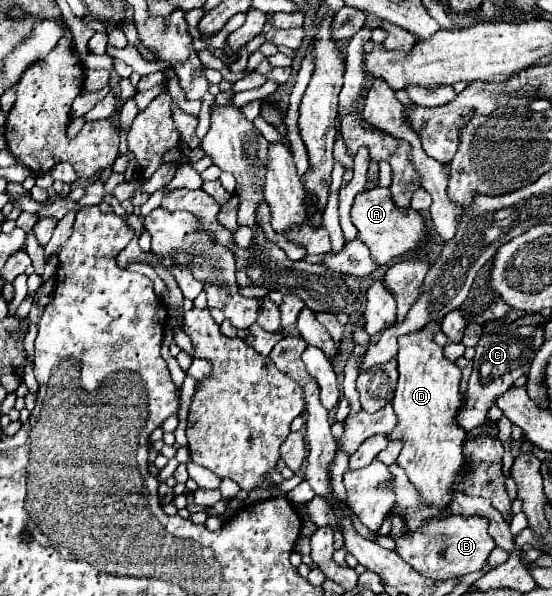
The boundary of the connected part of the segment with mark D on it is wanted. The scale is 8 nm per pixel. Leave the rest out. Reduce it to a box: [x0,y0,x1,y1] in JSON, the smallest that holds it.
[389,323,467,511]

